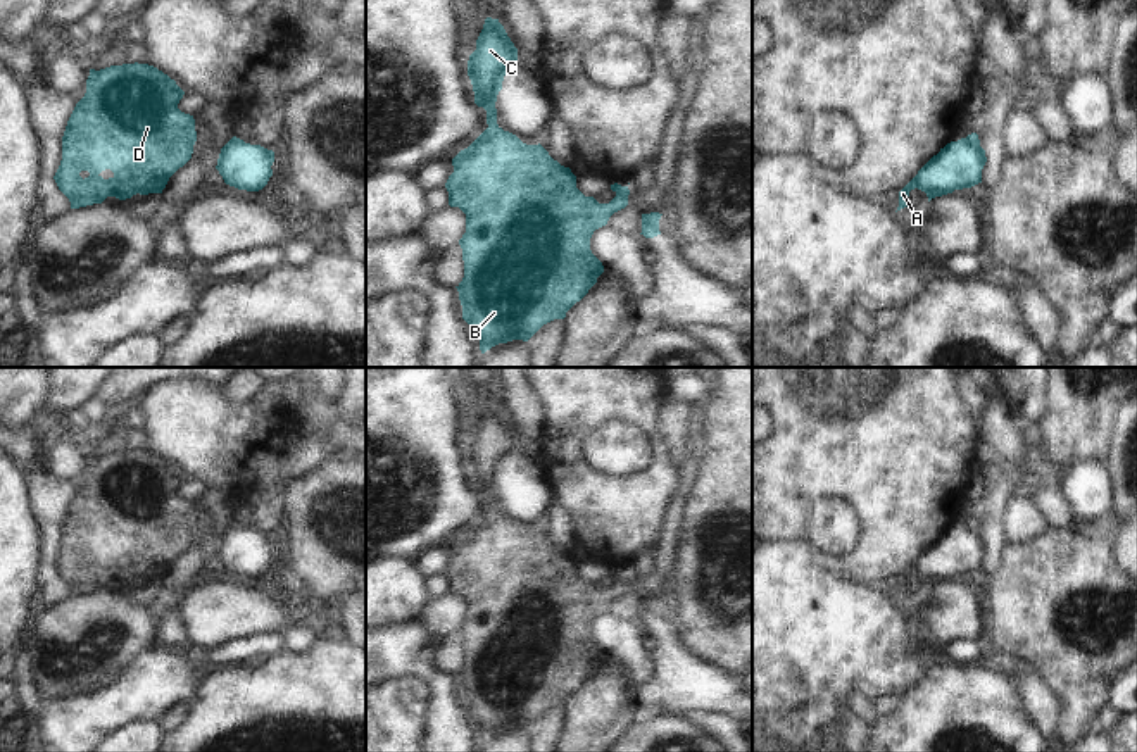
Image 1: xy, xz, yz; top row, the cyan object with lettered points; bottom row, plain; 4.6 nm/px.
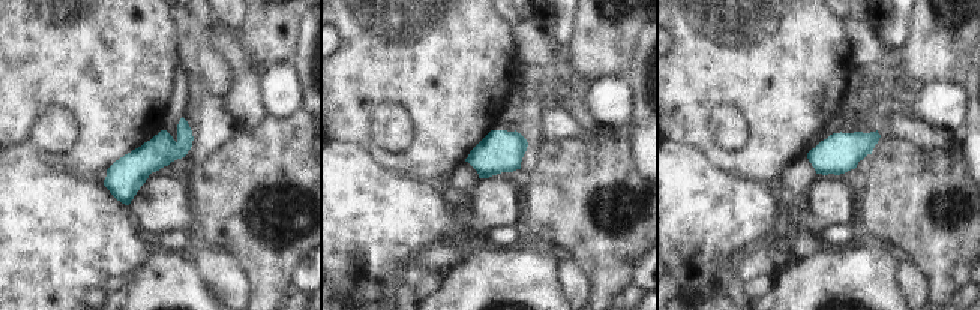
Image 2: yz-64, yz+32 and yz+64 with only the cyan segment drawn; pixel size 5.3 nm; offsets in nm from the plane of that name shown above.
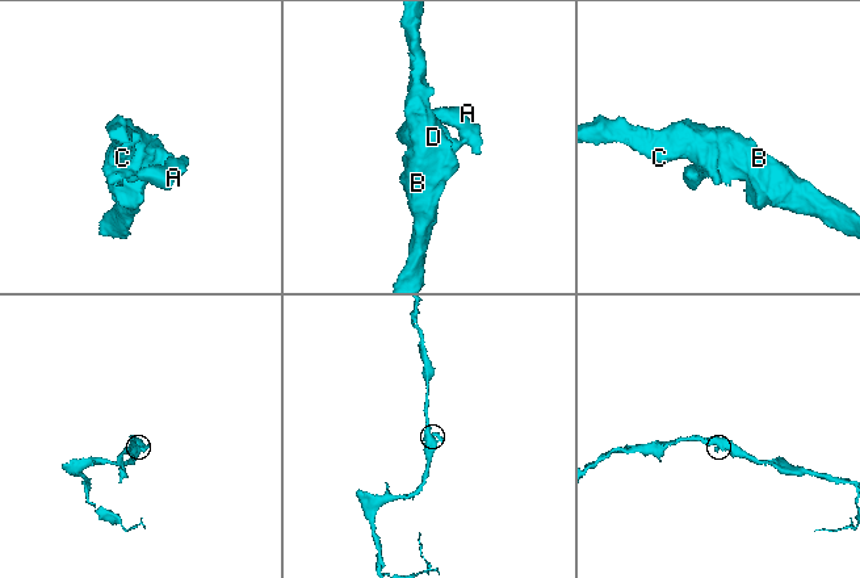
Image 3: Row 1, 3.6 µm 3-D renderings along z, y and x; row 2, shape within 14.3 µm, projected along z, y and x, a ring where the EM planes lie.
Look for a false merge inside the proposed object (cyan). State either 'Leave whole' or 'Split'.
Split.

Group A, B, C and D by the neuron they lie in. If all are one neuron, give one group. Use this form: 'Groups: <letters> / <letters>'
Groups: A / B C D.

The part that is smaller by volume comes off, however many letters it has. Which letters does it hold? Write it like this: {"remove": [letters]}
{"remove": ["A"]}

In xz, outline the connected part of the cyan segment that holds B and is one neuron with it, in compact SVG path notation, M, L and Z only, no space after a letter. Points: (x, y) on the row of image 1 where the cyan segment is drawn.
M487 17L476 40L476 50L468 60L468 76L474 103L487 110L488 128L452 159L454 172L445 183L449 205L459 207L466 214L466 233L459 240L464 278L455 288L462 305L462 319L478 335L481 354L499 343L528 342L543 324L566 317L566 312L588 293L604 273L602 262L590 250L594 231L606 226L614 212L628 205L628 198L619 193L609 204L585 197L576 188L576 176L569 167L554 160L540 143L526 145L497 124L497 95L502 90L504 76L516 66L518 48L499 19Z

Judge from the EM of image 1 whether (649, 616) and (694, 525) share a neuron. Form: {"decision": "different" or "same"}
{"decision": "different"}

